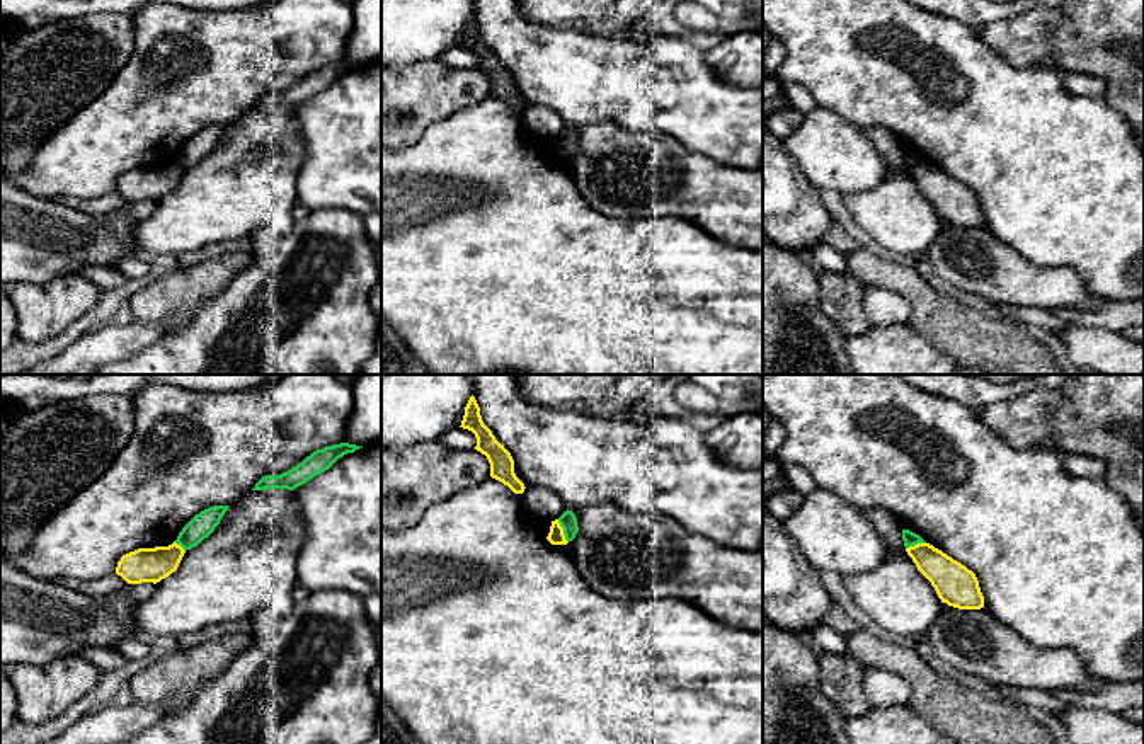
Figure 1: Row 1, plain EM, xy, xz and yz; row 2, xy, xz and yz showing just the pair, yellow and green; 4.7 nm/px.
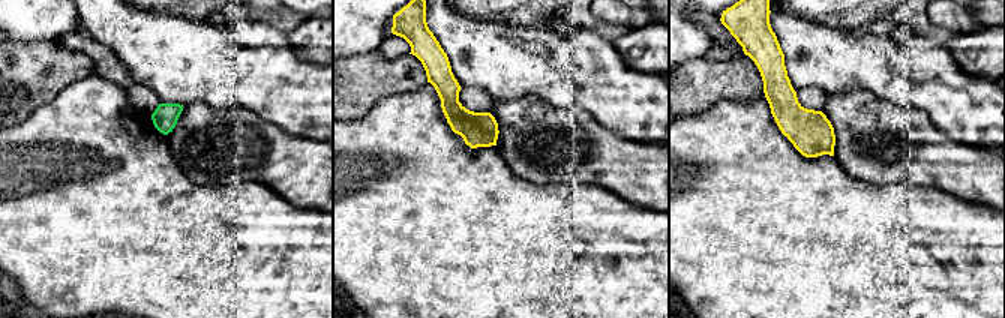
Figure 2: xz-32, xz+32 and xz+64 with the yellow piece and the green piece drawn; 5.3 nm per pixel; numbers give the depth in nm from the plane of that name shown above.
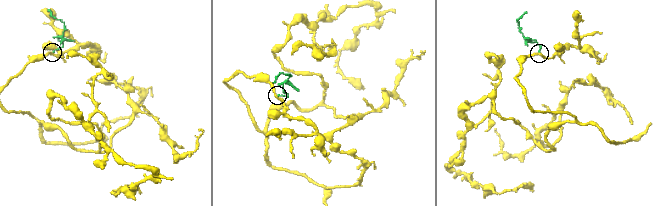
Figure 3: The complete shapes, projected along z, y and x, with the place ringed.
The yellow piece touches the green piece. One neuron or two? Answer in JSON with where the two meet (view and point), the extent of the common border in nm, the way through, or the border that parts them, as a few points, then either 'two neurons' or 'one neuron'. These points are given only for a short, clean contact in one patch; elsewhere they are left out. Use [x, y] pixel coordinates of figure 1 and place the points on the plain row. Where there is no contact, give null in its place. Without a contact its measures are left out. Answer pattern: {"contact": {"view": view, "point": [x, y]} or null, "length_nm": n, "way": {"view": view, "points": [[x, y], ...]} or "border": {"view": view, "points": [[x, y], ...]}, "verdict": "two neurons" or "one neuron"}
{"contact": {"view": "xz", "point": [562, 150]}, "length_nm": 120, "border": {"view": "xz", "points": [[557, 138], [567, 160]]}, "verdict": "two neurons"}

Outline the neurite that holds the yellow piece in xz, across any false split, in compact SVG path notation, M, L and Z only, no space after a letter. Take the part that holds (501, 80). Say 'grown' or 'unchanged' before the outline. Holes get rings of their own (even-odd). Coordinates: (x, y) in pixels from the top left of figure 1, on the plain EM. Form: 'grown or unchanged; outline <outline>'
unchanged; outline M473 14L465 26L465 34L460 46L475 53L475 68L487 75L490 82L490 95L507 104L514 112L523 112L526 106L514 92L514 78L483 43L480 26Z

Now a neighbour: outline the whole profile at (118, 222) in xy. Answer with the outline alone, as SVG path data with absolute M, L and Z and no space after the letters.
M117 209L100 216L104 225L123 242L133 242L133 221L128 209Z

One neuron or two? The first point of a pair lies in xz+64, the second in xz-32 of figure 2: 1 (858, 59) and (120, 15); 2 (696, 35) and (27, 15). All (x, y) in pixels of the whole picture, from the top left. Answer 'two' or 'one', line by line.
1: one
2: one

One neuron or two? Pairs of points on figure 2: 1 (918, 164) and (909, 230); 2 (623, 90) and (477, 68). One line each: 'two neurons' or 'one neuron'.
1: two neurons
2: one neuron

